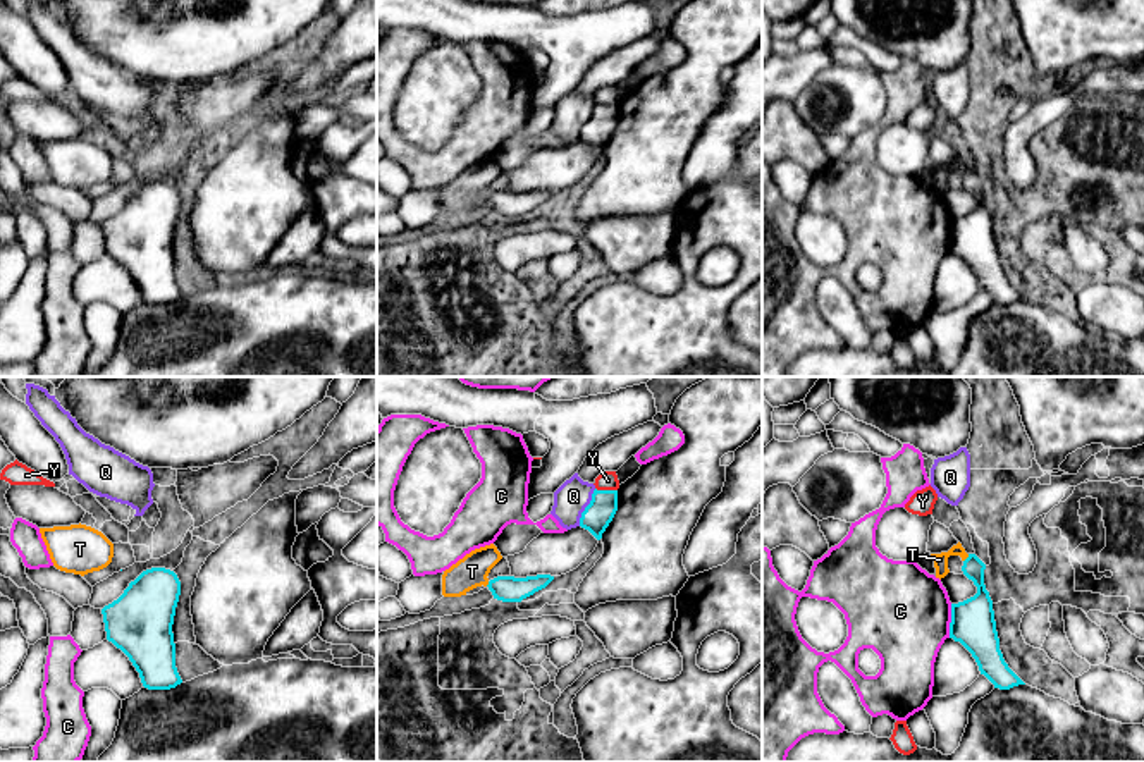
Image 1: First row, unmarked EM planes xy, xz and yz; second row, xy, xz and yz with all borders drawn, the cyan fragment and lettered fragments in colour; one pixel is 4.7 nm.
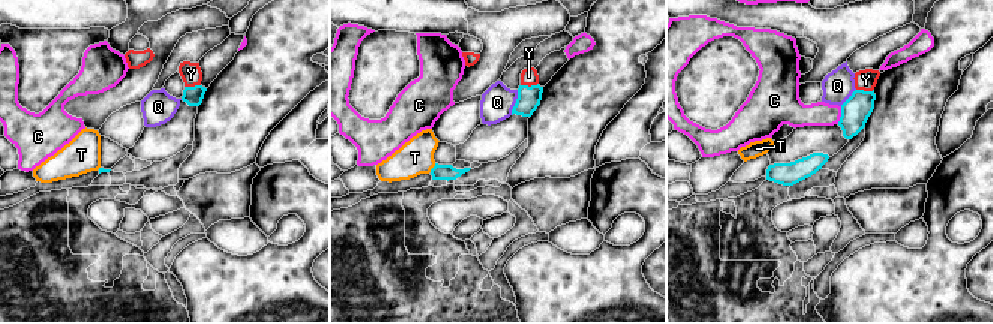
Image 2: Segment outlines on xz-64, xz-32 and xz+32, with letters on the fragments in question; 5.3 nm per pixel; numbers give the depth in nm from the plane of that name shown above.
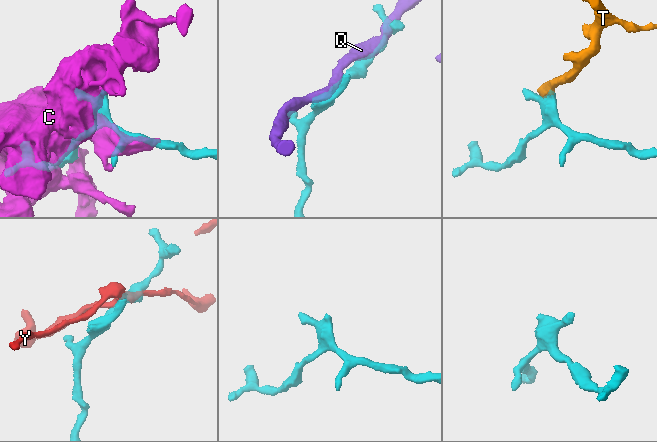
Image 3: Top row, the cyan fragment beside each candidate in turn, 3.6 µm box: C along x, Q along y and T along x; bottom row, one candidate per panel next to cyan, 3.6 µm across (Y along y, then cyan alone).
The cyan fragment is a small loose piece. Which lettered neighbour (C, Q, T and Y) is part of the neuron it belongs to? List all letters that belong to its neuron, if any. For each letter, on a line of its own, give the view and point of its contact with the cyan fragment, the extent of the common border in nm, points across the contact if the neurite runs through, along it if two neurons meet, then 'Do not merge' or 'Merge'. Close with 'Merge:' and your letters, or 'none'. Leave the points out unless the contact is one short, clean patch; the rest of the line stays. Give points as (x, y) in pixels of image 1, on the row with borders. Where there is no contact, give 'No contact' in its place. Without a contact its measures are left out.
C: Touches cyan at yz (952, 621). Shared border 160 nm. Do not merge
Q: Touches cyan at xz (585, 508). Shared border 190 nm. Do not merge
T: Touches cyan at yz (967, 558). Shared border 50 nm. Path across: yz (977, 609), (981, 585), (967, 558), (948, 553), (940, 559). Merge
Y: Touches cyan at xz (606, 491). Shared border 110 nm. Do not merge
Merge: T

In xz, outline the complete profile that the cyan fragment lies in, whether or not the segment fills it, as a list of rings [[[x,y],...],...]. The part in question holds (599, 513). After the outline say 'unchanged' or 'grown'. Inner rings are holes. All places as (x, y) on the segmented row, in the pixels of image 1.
[[[594,490],[590,504],[580,518],[580,526],[588,530],[597,540],[612,521],[618,511],[618,490]]]; unchanged

